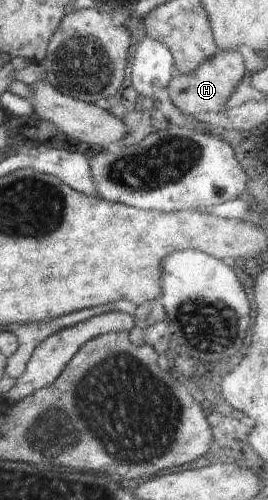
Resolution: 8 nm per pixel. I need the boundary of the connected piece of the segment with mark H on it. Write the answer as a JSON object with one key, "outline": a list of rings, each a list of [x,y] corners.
{"outline":[[[219,51],[214,57],[204,61],[194,73],[176,74],[169,83],[167,100],[171,100],[173,105],[190,119],[194,119],[197,113],[216,113],[224,109],[224,103],[236,91],[246,72],[246,65],[239,51]]]}

